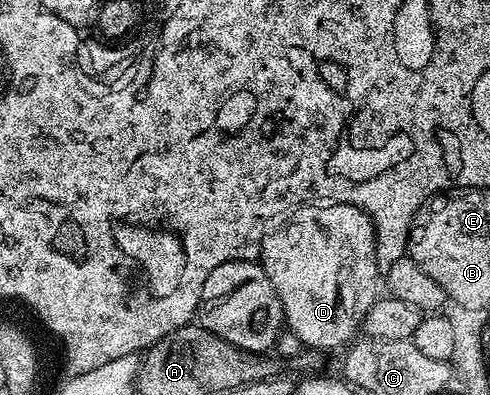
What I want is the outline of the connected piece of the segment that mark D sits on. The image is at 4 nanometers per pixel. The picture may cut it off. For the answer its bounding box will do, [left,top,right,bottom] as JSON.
[261,203,381,351]

